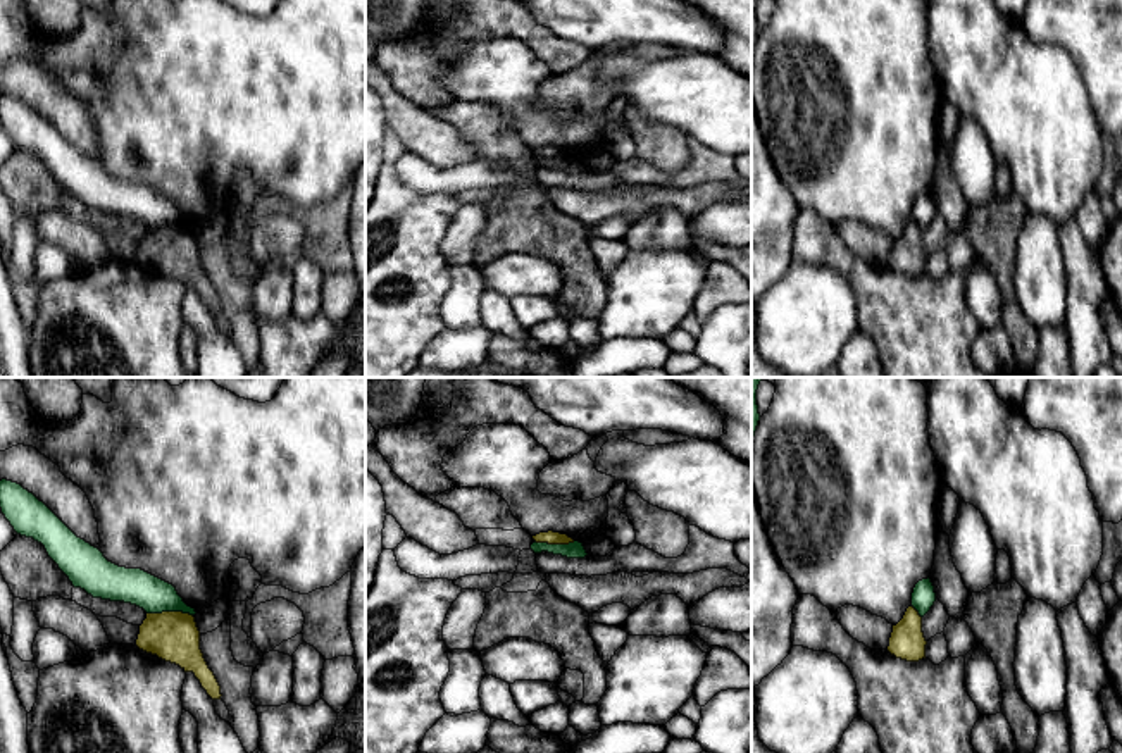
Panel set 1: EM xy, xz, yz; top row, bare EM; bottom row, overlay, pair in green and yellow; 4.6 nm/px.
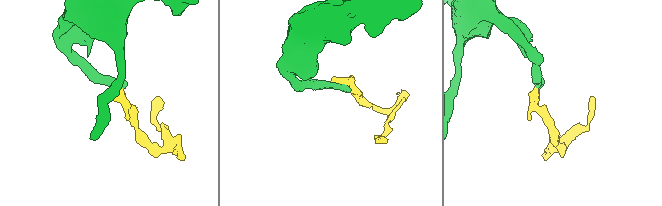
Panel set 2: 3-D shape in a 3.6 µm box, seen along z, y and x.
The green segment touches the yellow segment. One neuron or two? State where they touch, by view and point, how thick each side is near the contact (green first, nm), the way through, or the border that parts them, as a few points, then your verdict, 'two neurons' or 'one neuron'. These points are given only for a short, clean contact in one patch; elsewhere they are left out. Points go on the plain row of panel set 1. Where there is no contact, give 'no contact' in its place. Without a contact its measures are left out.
contact xy (169, 224); calibres 170 and 240 nm; border xy (147, 226), (188, 226), (192, 230); two neurons

